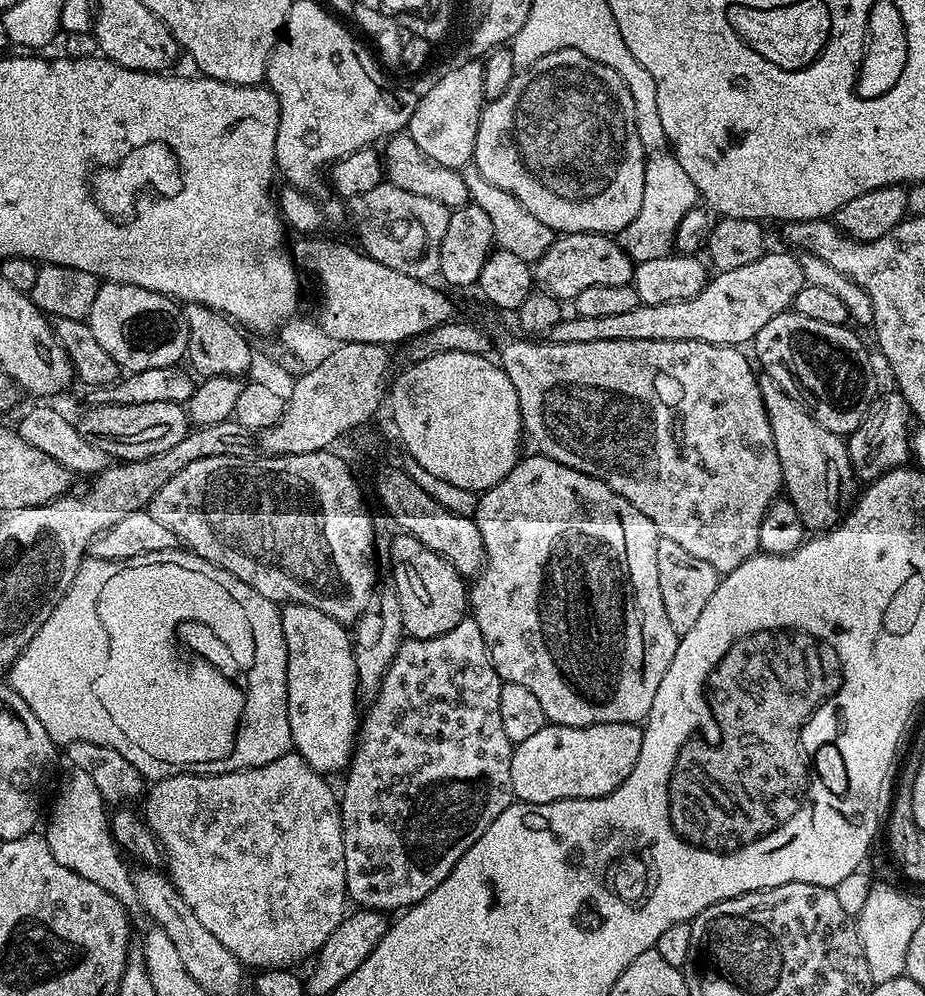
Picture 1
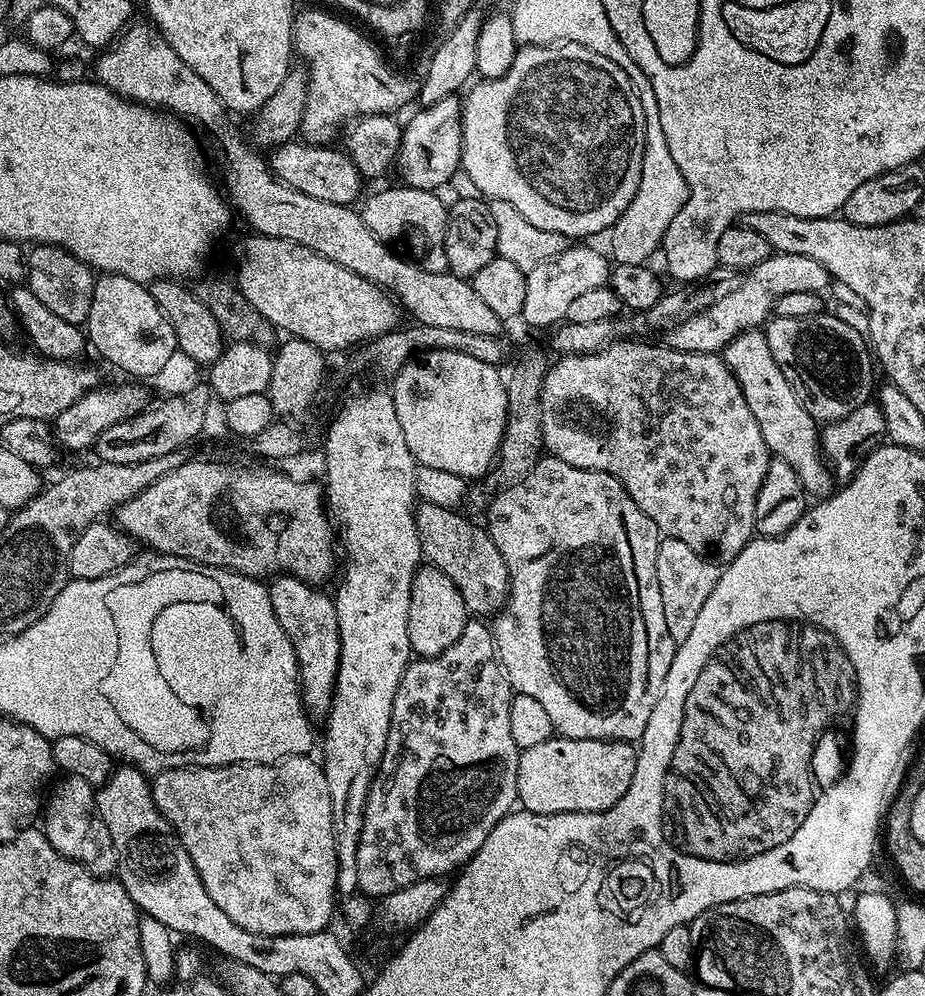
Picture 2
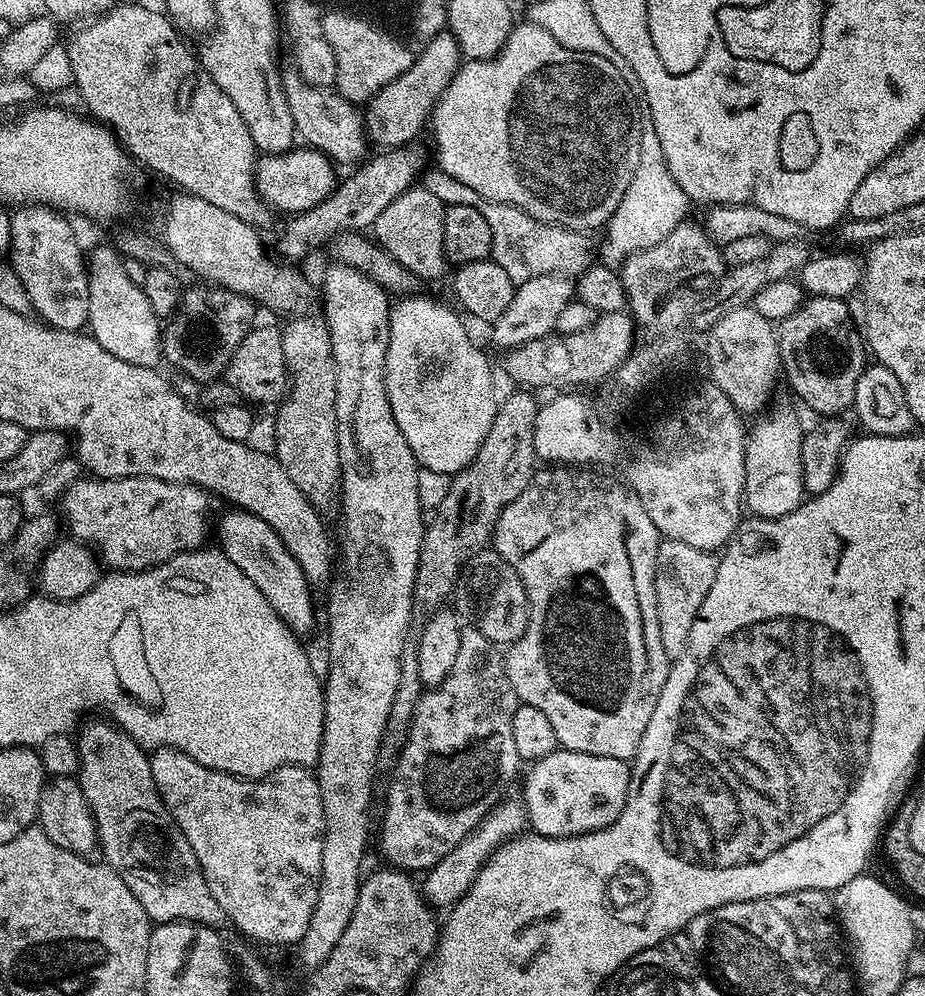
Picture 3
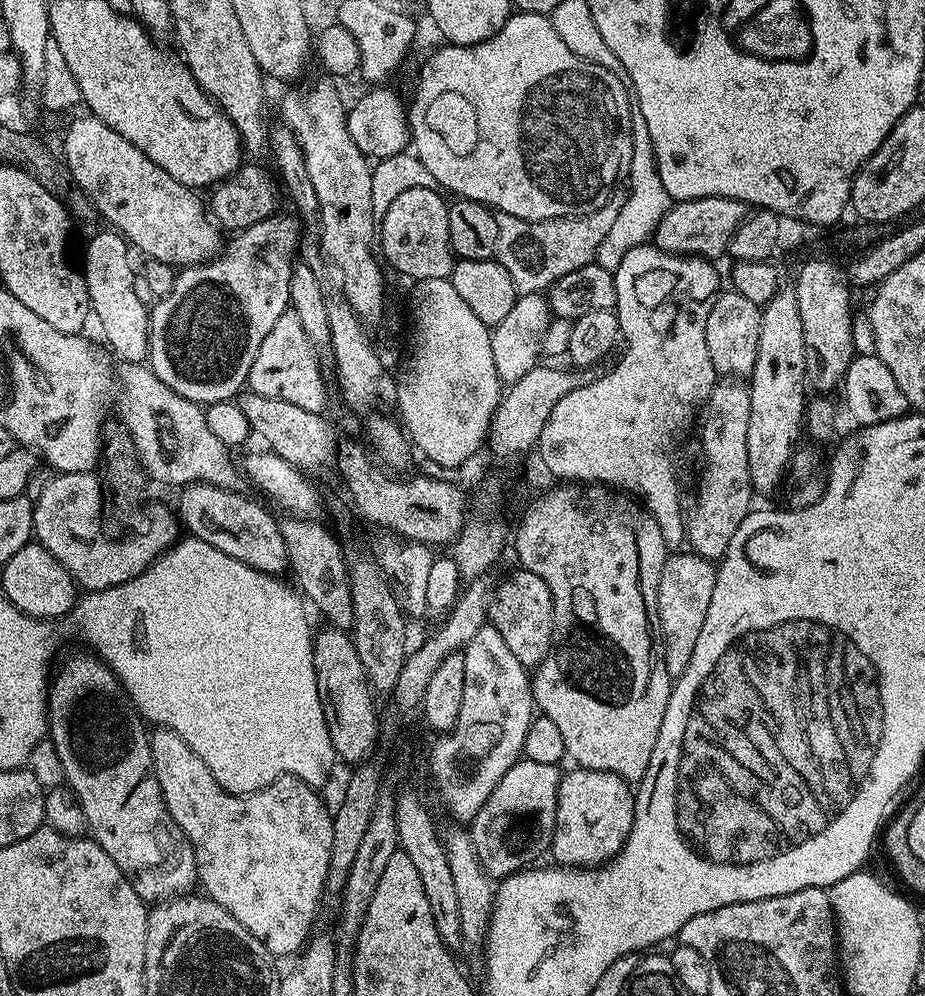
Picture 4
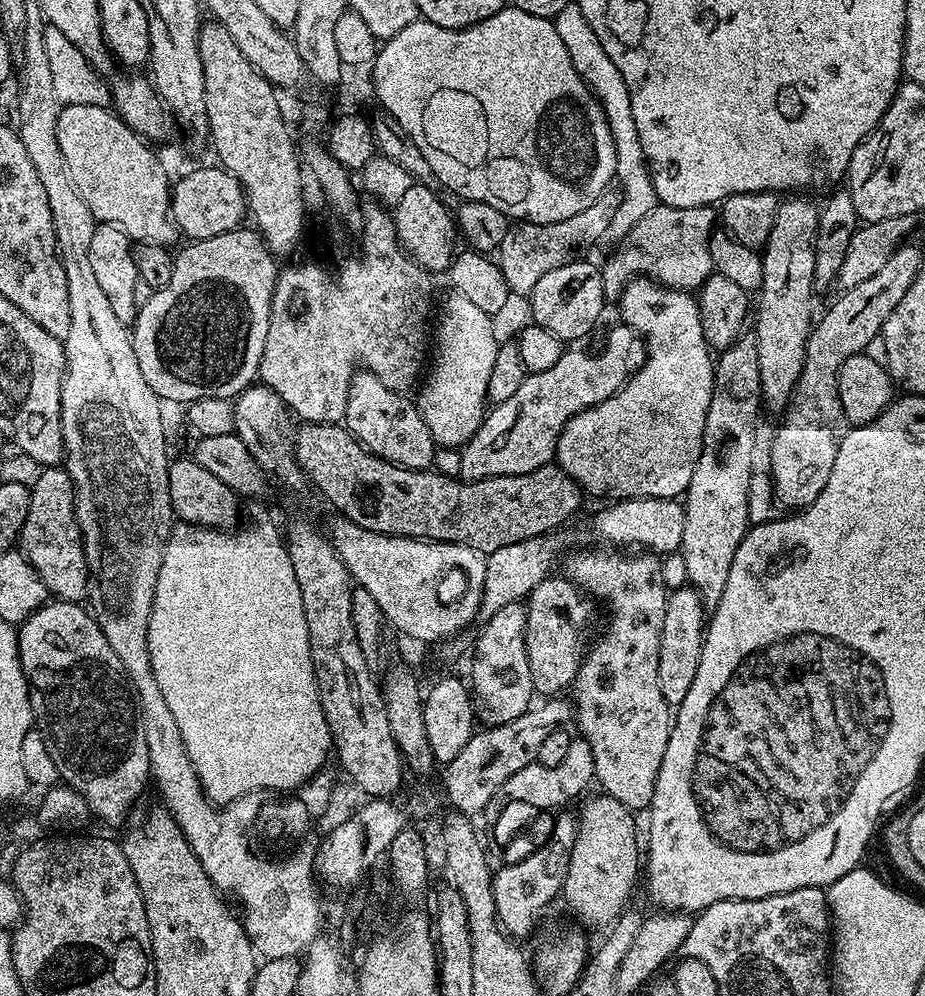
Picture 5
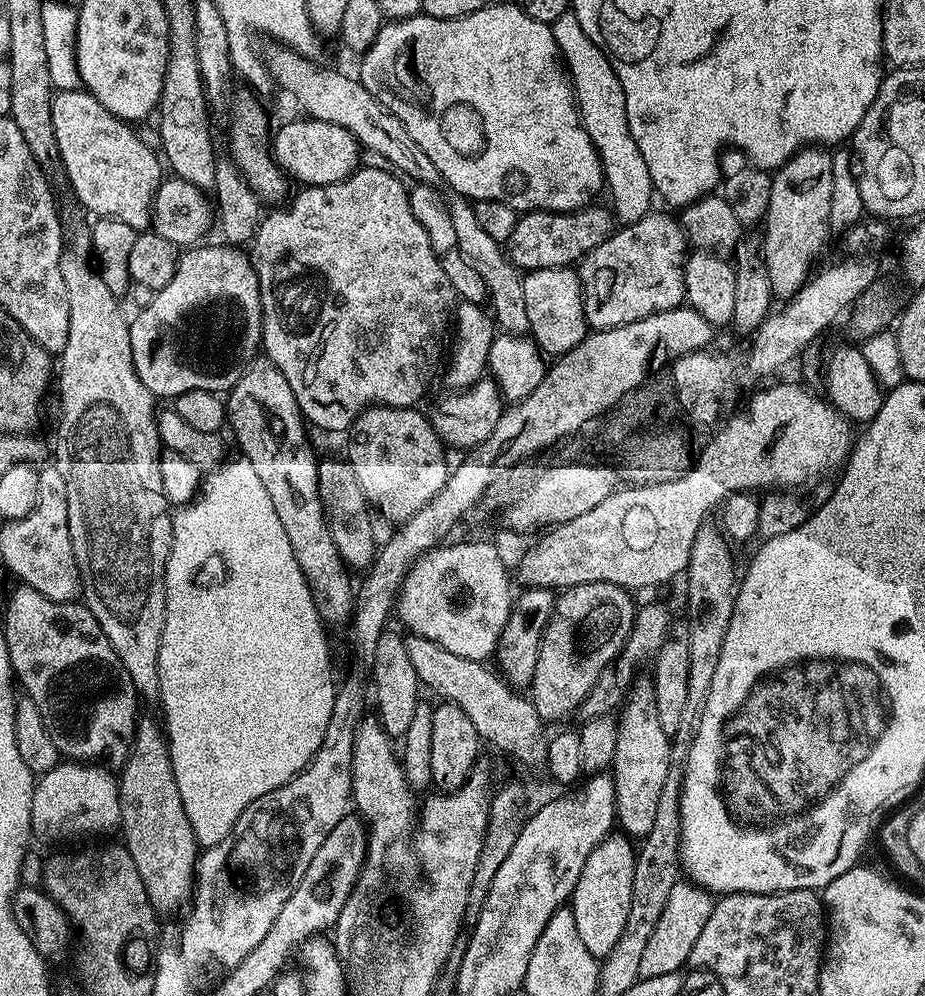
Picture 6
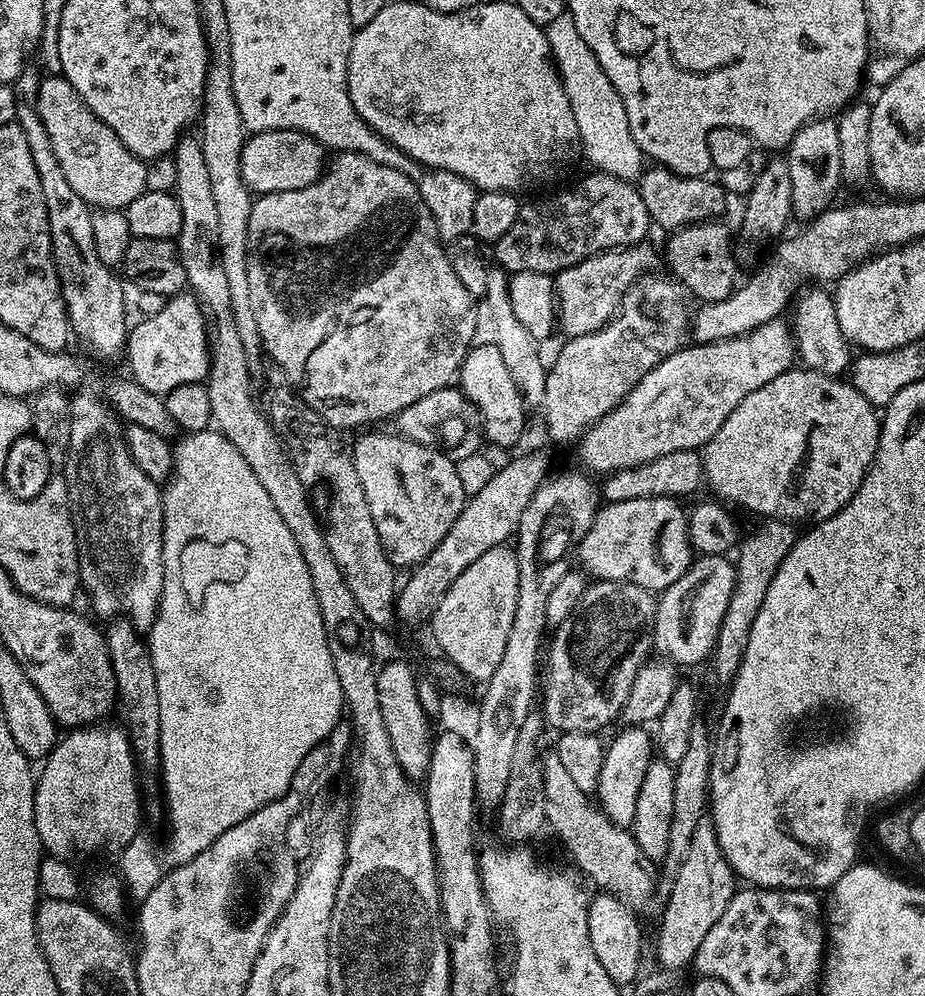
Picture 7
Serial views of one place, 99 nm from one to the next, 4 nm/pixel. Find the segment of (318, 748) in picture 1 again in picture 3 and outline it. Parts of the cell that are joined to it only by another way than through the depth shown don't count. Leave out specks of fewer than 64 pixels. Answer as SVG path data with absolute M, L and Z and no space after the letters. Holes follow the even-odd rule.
M228 510L214 528L214 536L220 539L219 551L224 553L258 590L262 590L262 598L274 606L274 614L280 621L295 632L297 637L304 635L316 624L316 608L312 605L314 588L308 583L306 575L294 556L282 542L282 538L262 518L252 512Z

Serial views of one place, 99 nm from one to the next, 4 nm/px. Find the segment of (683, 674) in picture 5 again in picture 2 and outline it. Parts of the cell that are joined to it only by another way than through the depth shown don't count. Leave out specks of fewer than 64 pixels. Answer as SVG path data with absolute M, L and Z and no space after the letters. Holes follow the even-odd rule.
M664 536L658 546L656 559L658 570L658 591L662 594L662 614L666 617L666 630L670 630L670 638L676 645L686 642L698 613L706 598L714 594L714 586L718 586L718 578L722 571L715 559L709 558L698 550L690 550L686 542L678 538Z

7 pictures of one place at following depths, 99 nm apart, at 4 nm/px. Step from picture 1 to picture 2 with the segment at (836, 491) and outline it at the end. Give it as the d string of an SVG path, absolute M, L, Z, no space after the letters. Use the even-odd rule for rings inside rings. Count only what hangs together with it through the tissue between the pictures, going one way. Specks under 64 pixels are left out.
M763 331L738 334L727 344L722 355L738 386L742 386L746 406L750 406L750 414L754 414L758 430L762 430L769 453L794 466L794 474L798 474L798 482L802 482L805 493L817 492L820 498L831 496L834 477L821 453L818 422L804 409L790 382L786 382L786 374L778 370L778 362L774 362L770 354L770 342L766 342Z

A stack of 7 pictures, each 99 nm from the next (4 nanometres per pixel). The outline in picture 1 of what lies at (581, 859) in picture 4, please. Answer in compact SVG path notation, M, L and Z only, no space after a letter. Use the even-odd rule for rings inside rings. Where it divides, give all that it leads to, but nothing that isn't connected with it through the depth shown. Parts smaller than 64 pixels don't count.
M610 722L594 726L562 726L545 723L538 734L512 749L512 795L526 804L541 804L610 794L630 778L634 762L638 762L638 754L642 754L643 737L644 729L640 724Z

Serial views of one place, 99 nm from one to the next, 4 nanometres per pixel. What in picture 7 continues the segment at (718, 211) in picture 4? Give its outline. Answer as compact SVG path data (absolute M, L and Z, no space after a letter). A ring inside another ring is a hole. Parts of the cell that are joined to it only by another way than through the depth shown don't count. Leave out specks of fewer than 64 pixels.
M648 242L629 244L611 252L599 252L597 256L586 258L566 270L555 273L555 315L558 328L565 337L581 336L598 330L616 315L620 307L620 297L632 284L645 274L651 273L658 260L658 252Z

